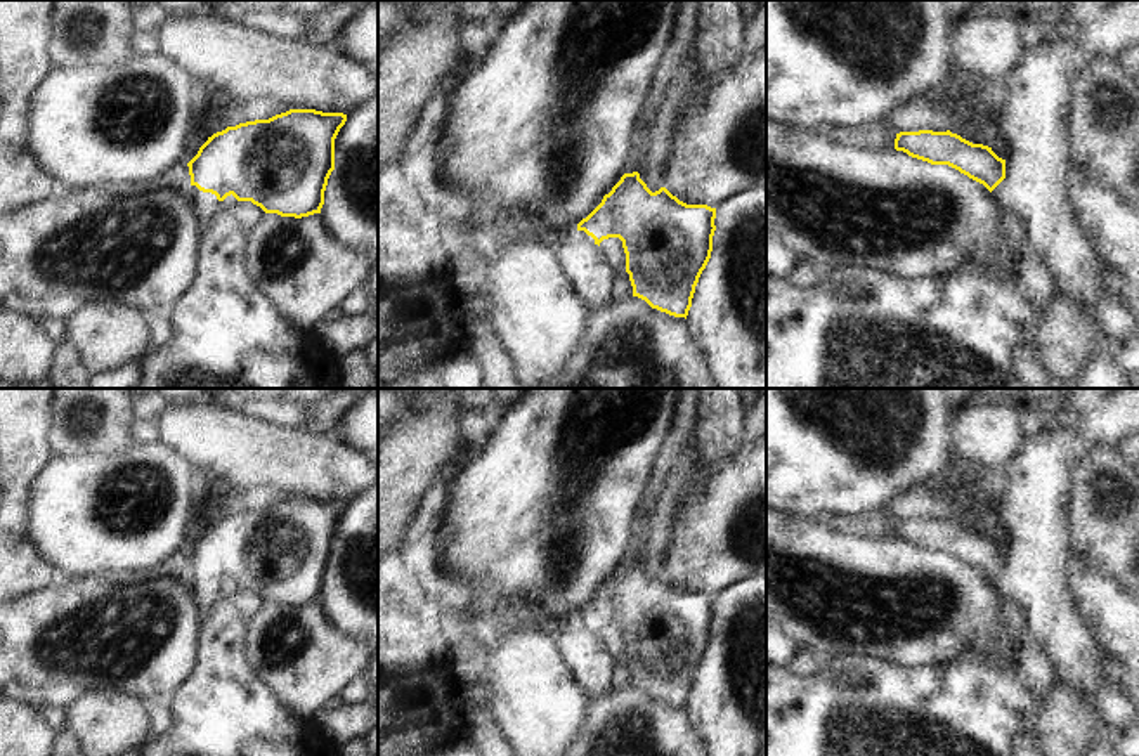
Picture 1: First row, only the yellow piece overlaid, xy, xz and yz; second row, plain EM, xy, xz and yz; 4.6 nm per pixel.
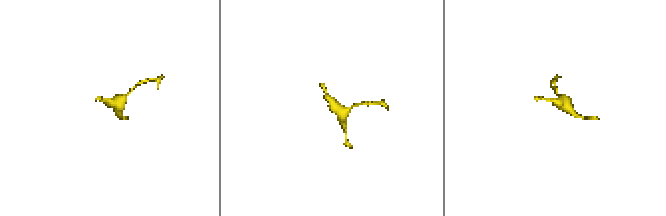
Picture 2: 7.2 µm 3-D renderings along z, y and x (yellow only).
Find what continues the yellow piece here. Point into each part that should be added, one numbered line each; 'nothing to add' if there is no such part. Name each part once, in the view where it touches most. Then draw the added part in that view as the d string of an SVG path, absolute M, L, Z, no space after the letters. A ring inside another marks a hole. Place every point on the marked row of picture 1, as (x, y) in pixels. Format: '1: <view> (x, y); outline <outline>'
1: xy (207, 205); outline M189 186L189 192L192 194L192 199L196 203L196 213L203 224L203 229L208 225L208 222L213 218L213 215L220 210L220 201L212 192L203 192L196 186Z

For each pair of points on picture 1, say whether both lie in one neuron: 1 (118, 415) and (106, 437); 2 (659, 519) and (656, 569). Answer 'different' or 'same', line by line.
1: same
2: same

